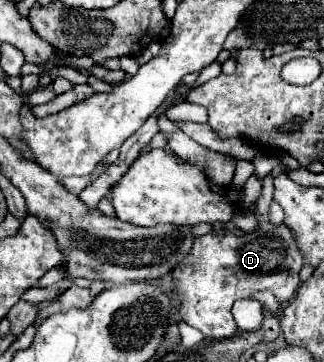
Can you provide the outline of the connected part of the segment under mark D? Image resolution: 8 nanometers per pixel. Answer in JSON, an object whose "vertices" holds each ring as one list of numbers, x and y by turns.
{"vertices":[[267,216,259,218,261,228,245,236,233,236,229,230,225,236,205,234,193,242,191,252,173,268,175,292,179,296,181,320,211,340,223,340,237,334,237,326,231,316,231,306,239,298,251,298,253,292,269,288,279,302,289,302,301,280,299,270,303,256,295,246,291,230,285,226,273,226]]}

